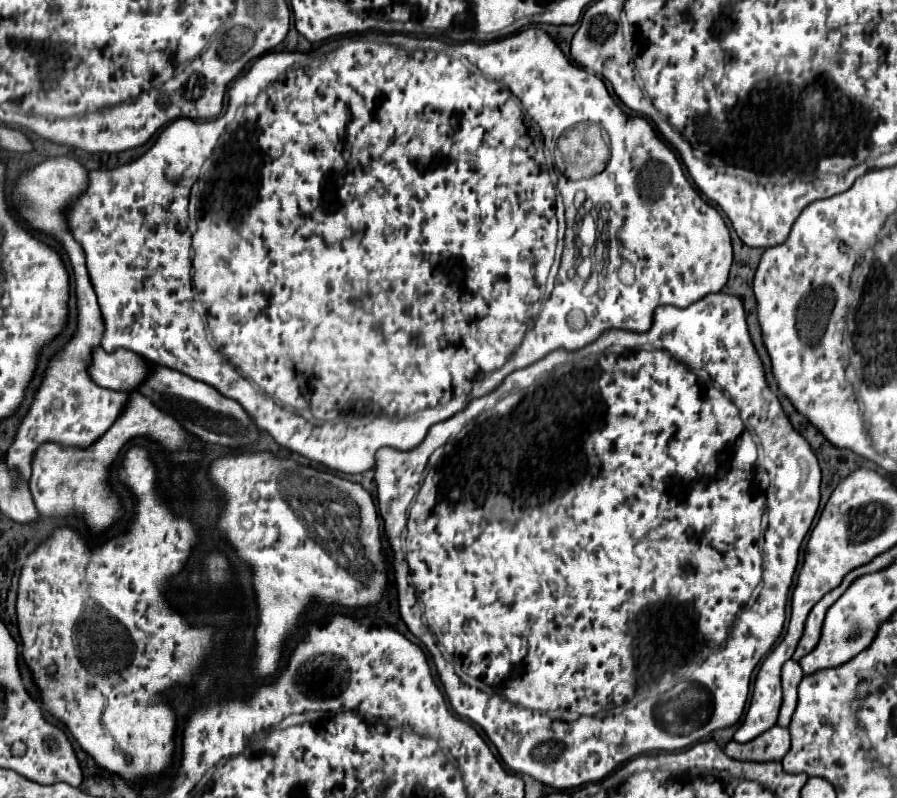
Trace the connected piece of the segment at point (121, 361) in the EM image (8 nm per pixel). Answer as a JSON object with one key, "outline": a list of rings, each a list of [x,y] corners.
{"outline":[[[102,347],[92,349],[88,375],[100,387],[114,391],[134,391],[146,379],[146,373],[148,365],[132,351],[116,349],[108,353]]]}

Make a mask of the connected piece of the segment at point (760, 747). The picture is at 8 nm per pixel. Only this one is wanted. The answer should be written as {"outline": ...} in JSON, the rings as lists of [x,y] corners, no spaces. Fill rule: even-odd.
{"outline":[[[772,727],[764,735],[748,741],[728,741],[724,751],[732,759],[740,761],[780,761],[790,749],[790,731],[786,727]]]}

